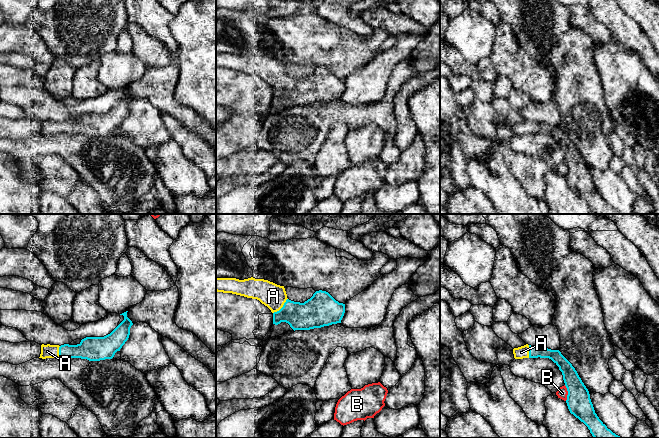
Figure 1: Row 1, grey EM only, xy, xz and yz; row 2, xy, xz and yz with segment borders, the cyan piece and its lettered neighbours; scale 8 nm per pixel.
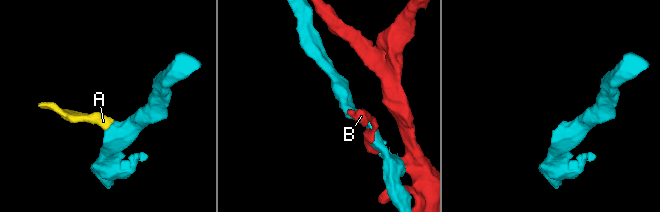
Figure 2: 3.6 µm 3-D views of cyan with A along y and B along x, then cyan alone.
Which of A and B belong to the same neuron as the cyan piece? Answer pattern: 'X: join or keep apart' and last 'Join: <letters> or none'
A: join
B: keep apart
Join: A

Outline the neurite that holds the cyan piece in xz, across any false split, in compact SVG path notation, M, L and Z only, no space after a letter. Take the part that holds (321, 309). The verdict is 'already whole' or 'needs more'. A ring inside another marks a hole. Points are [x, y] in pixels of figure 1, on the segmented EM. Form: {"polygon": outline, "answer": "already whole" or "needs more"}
{"polygon": "M253 277L244 280L236 278L216 278L216 291L259 300L273 313L273 324L278 325L281 322L286 322L294 331L310 330L341 323L345 313L345 304L336 301L326 291L316 291L313 296L304 303L294 302L287 298L284 286Z", "answer": "needs more"}

